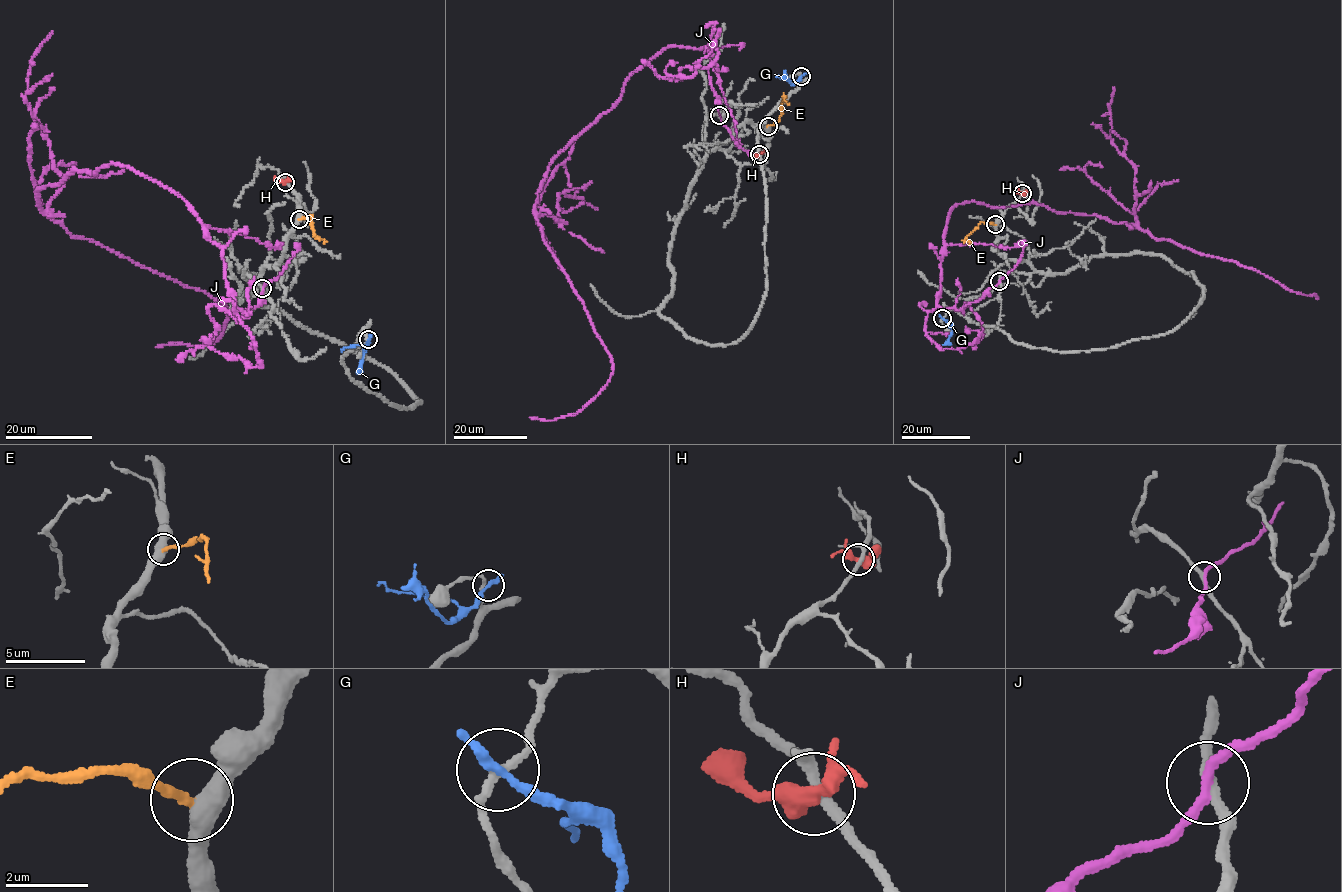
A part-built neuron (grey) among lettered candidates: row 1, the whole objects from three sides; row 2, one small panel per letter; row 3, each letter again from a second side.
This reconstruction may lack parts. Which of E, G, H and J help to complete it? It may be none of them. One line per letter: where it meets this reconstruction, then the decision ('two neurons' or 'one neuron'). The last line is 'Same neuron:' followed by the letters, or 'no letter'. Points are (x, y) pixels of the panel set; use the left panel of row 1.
E: meets grey at (299, 219); one neuron
G: meets grey at (368, 339); two neurons
H: meets grey at (285, 182); two neurons
J: meets grey at (262, 288); two neurons
Same neuron: E

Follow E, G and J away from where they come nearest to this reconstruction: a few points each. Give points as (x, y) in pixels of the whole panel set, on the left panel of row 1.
E: (300, 218), (310, 215), (315, 235), (324, 242)
G: (368, 340), (358, 371)
J: (263, 288), (244, 315), (195, 212), (132, 170), (40, 187), (73, 236), (226, 306), (214, 342), (156, 346)

